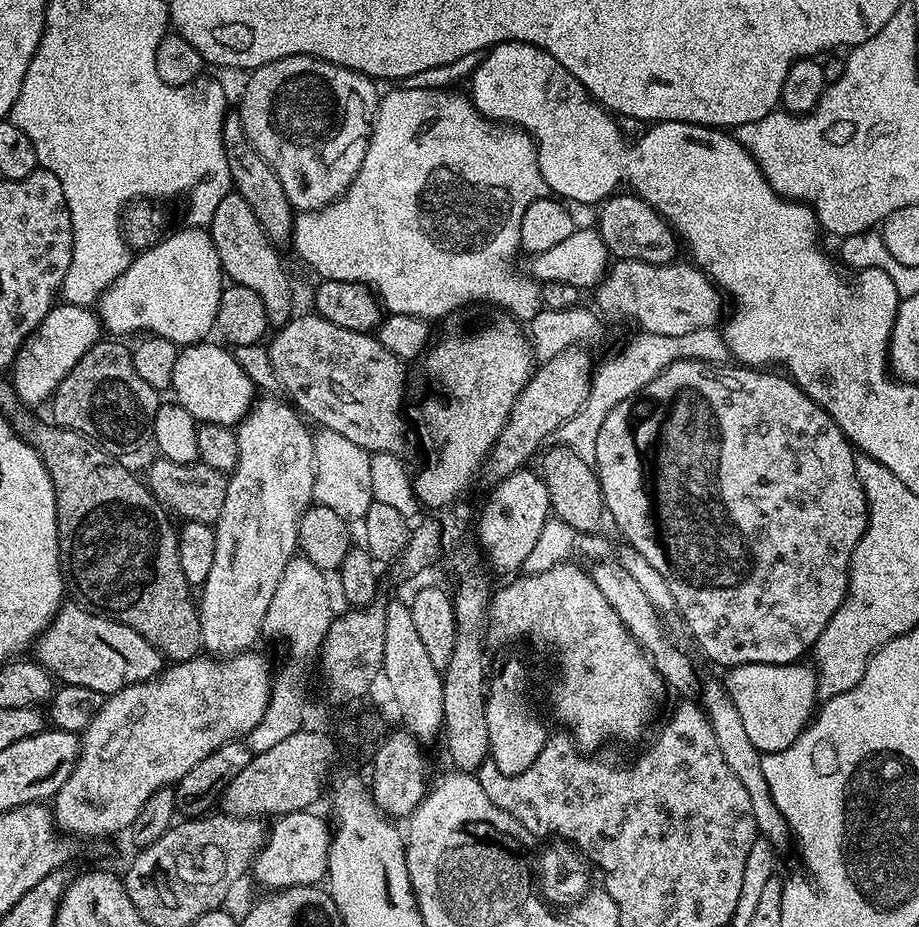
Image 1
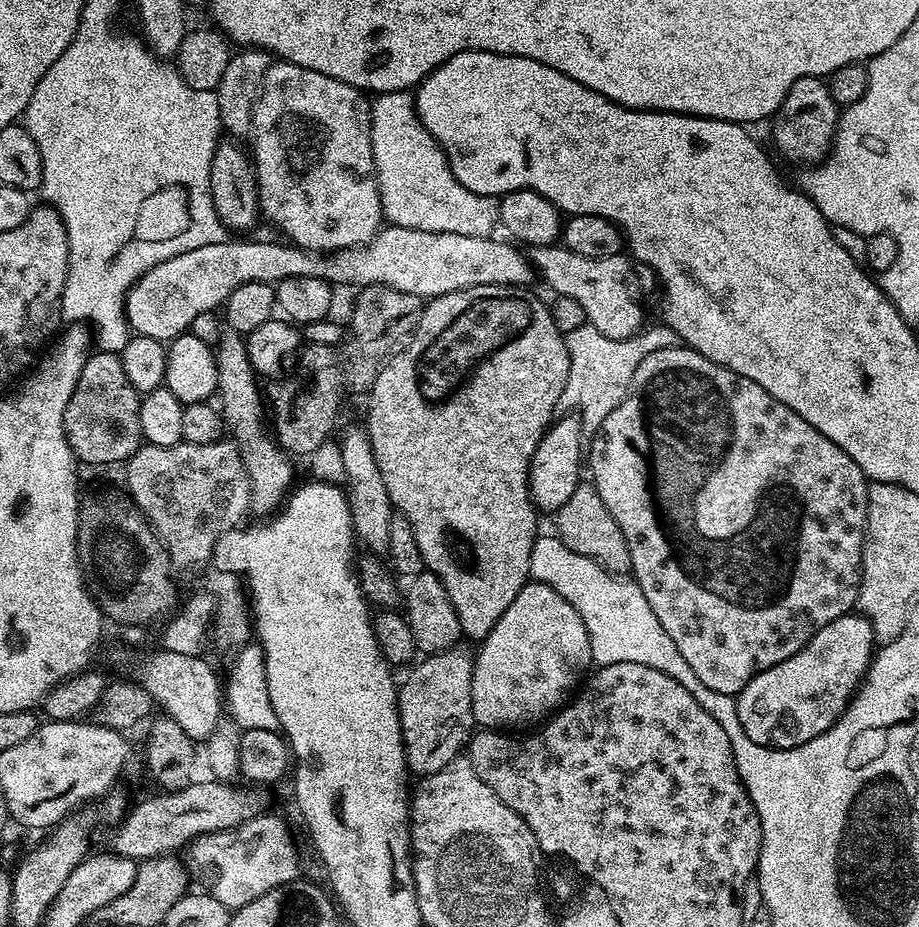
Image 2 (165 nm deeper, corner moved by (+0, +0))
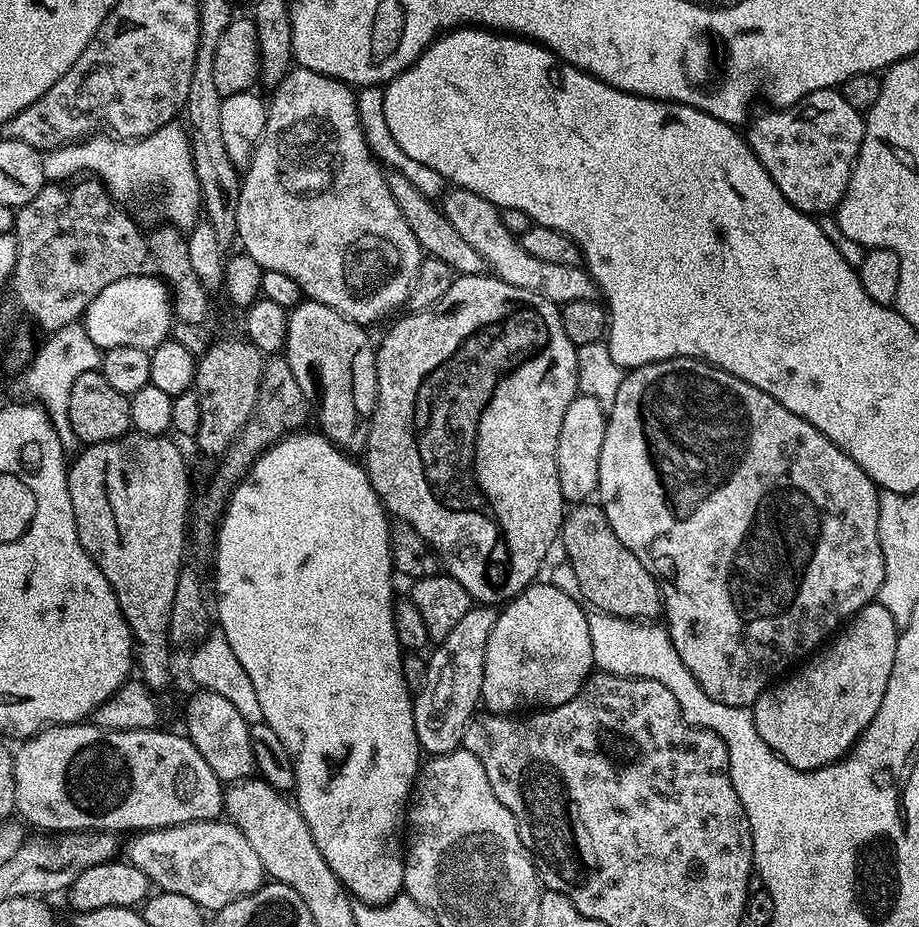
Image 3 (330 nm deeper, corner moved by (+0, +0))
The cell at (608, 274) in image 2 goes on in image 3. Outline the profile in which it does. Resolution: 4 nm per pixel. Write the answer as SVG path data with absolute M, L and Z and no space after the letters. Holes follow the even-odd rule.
M449 187L443 193L442 211L444 217L462 234L462 239L470 242L478 254L482 254L485 265L510 286L518 286L522 290L536 292L551 304L563 306L575 300L596 300L598 289L592 276L583 268L574 266L557 266L554 262L542 262L542 258L534 258L534 254L526 254L519 239L512 235L500 217L500 209L486 198L474 194L465 188Z

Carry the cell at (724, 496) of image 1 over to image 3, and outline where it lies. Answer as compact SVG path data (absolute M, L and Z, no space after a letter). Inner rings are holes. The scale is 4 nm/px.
M679 356L673 360L663 360L631 369L625 375L622 386L618 386L618 394L614 398L611 408L607 409L606 415L608 418L606 438L602 438L602 458L598 458L598 486L596 487L598 503L603 508L614 534L618 534L622 546L626 546L626 550L630 550L630 554L634 554L634 558L638 558L638 562L642 562L642 566L646 566L648 573L660 585L662 620L668 629L668 636L674 642L674 650L678 650L678 658L682 658L686 670L690 670L690 674L694 674L698 686L702 686L702 690L706 694L710 694L710 698L714 702L722 702L726 706L738 706L745 710L751 709L765 688L769 687L777 678L783 677L797 662L803 661L809 654L815 653L845 621L856 615L859 608L865 608L879 597L884 577L884 559L882 558L882 546L878 542L880 492L876 483L842 449L834 446L834 442L830 442L830 438L826 438L818 429L810 426L810 422L798 418L798 414L786 410L786 406L782 406L782 402L778 402L774 398L770 398L770 394L758 390L758 386L750 386L750 382L742 382L742 378L734 378L734 374L721 368L715 368L713 364L707 364L705 360L692 360L688 356Z

